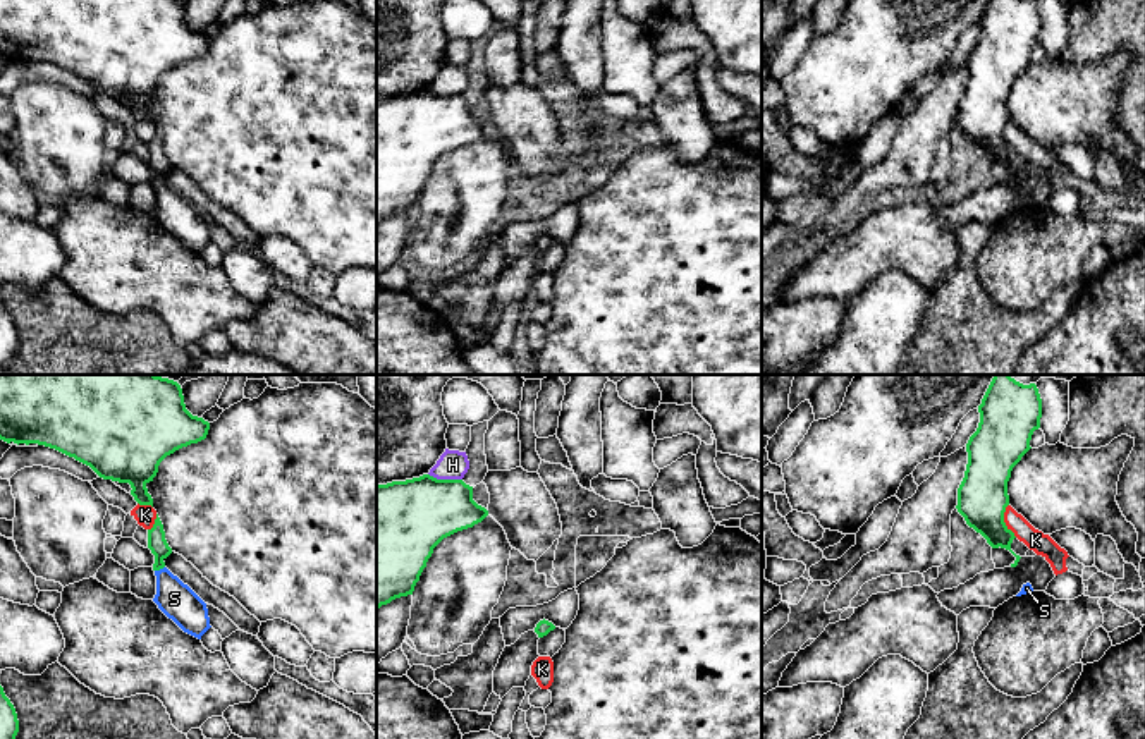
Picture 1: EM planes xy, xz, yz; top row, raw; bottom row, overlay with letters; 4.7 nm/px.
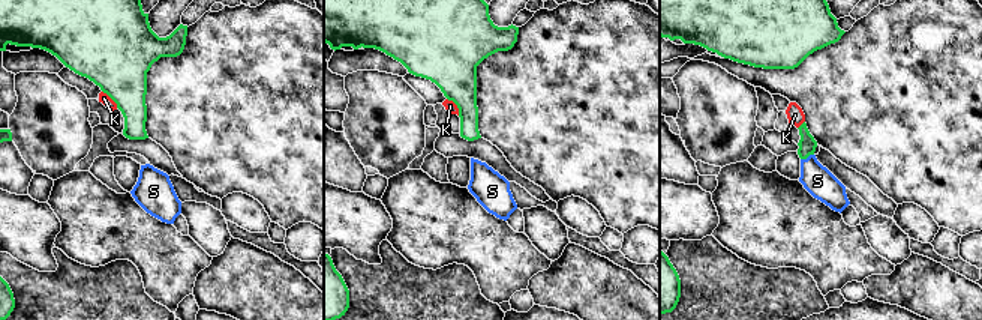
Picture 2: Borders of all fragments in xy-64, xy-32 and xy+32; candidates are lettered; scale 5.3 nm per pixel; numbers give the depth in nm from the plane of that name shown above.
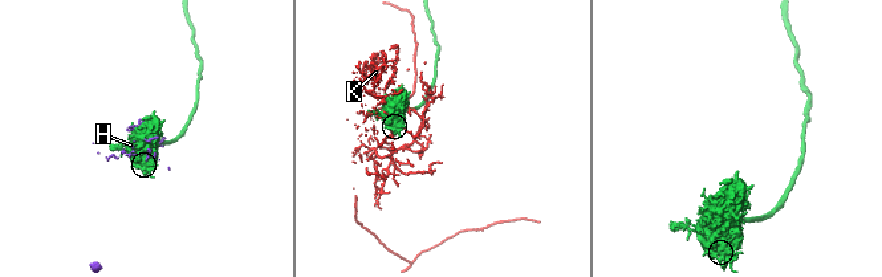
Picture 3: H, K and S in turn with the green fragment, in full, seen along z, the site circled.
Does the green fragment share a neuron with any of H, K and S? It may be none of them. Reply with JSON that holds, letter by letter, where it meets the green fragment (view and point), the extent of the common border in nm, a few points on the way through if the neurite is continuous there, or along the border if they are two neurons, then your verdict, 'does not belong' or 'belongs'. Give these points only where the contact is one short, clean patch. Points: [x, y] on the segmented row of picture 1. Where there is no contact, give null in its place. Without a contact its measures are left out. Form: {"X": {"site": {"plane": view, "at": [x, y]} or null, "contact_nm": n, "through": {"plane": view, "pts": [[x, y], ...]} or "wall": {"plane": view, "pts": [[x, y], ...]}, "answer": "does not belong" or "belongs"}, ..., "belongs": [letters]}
{"H": {"site": {"plane": "xz", "at": [446, 480]}, "contact_nm": 160, "answer": "does not belong"}, "K": {"site": {"plane": "yz", "at": [1003, 521]}, "contact_nm": 170, "answer": "does not belong"}, "S": {"site": {"plane": "xy", "at": [159, 569]}, "contact_nm": 50, "through": {"plane": "xy", "pts": [[157, 543], [159, 569], [174, 598]]}, "answer": "belongs"}, "belongs": ["S"]}

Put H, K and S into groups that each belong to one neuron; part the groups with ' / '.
H / K / S

